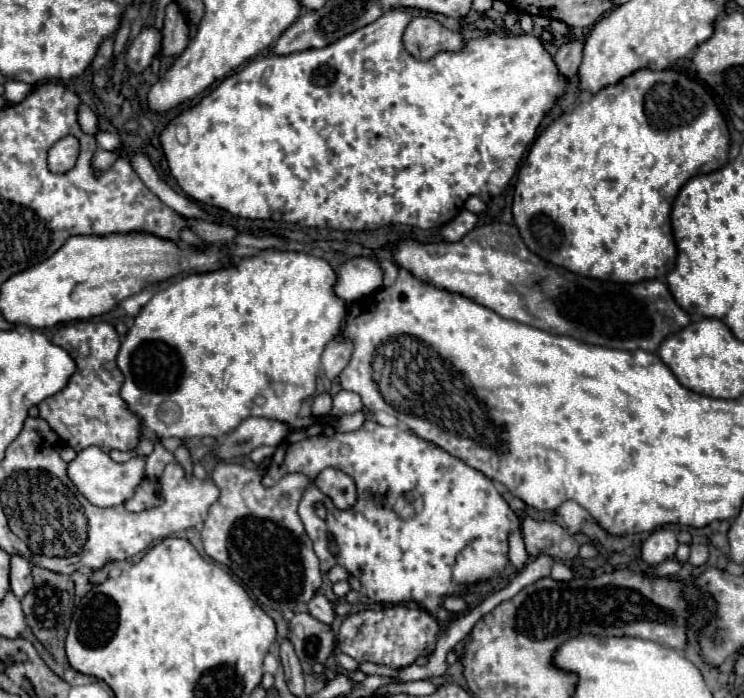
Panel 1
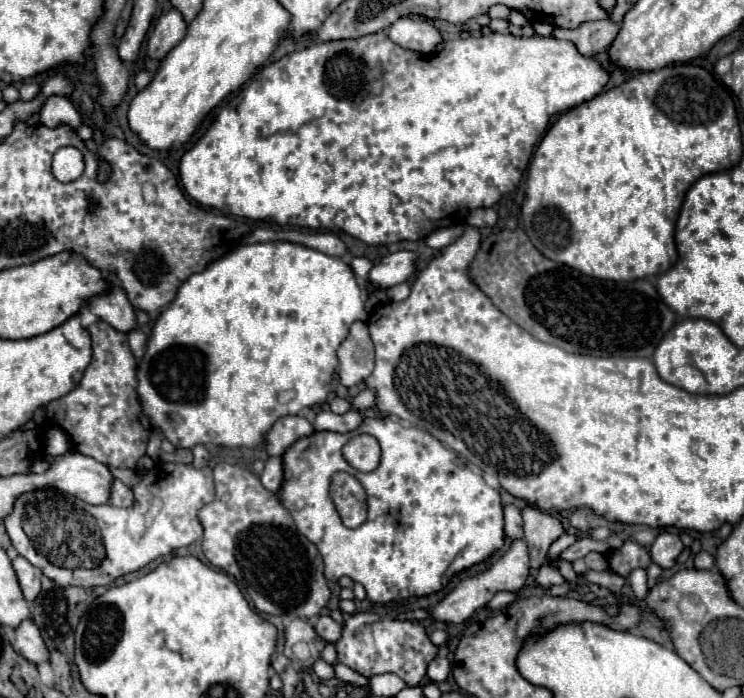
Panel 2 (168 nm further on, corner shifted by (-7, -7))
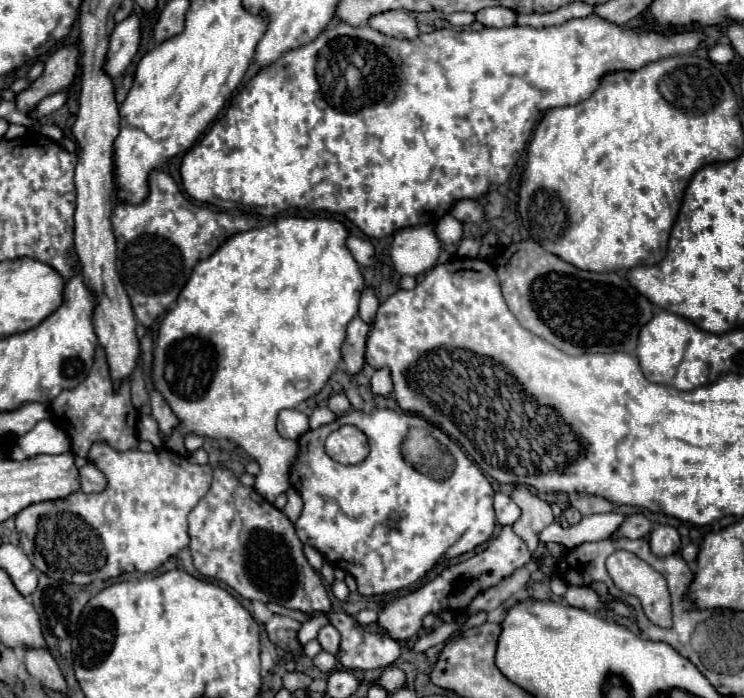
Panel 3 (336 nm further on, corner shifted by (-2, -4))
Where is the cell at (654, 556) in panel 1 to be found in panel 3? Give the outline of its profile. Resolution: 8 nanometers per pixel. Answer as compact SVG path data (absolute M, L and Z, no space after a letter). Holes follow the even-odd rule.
M659 526L649 534L649 546L655 556L669 556L681 550L681 538L675 528Z

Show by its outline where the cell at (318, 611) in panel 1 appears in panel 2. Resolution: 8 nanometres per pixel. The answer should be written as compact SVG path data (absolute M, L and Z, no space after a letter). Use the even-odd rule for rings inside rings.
M316 617L314 619L314 629L328 643L336 643L340 639L340 633L342 633L342 625L332 621L330 617Z

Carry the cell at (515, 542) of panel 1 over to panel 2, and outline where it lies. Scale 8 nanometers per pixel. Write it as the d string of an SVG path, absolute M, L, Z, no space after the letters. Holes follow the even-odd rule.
M504 505L504 521L506 521L504 533L510 539L520 539L522 537L522 515L520 515L520 509L514 507L514 505Z

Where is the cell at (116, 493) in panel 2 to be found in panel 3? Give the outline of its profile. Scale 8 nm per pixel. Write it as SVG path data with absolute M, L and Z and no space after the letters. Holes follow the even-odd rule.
M87 464L81 468L81 492L85 494L103 492L105 488L107 488L105 474L95 464Z

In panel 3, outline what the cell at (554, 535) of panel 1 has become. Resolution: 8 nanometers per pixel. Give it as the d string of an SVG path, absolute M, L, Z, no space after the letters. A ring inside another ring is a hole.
M521 486L513 490L511 498L521 508L521 518L513 524L513 530L525 540L529 552L537 552L541 530L553 522L551 506Z

